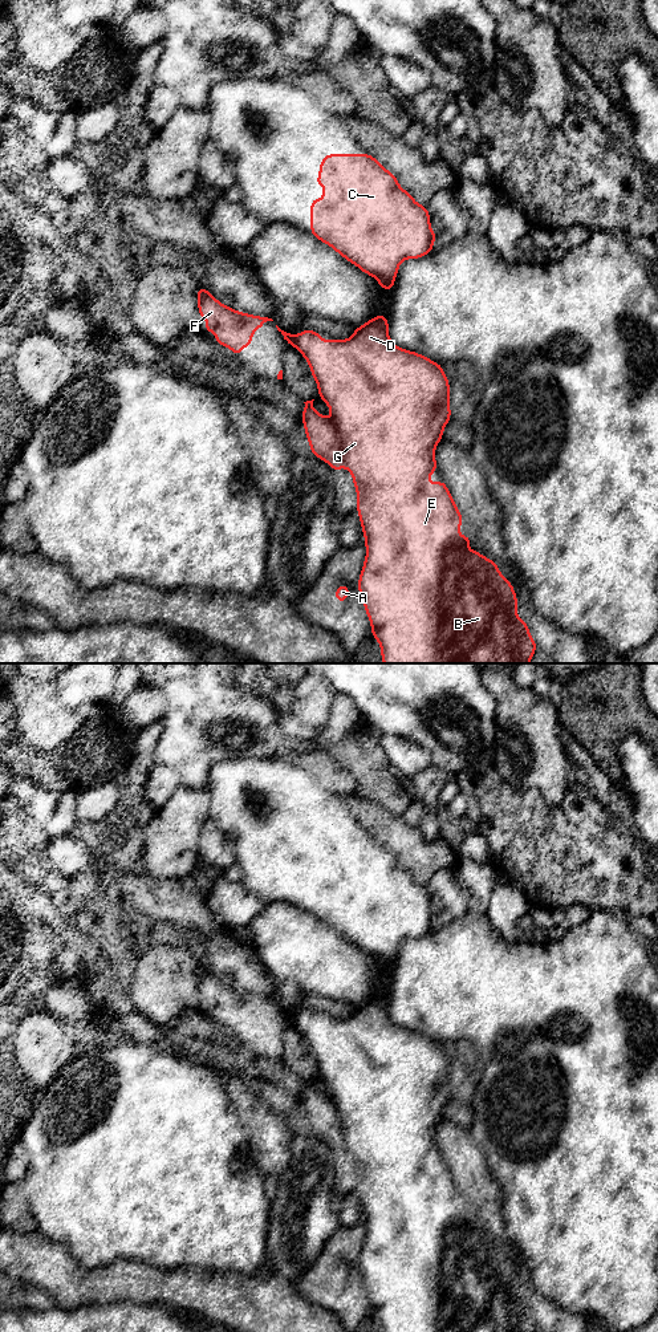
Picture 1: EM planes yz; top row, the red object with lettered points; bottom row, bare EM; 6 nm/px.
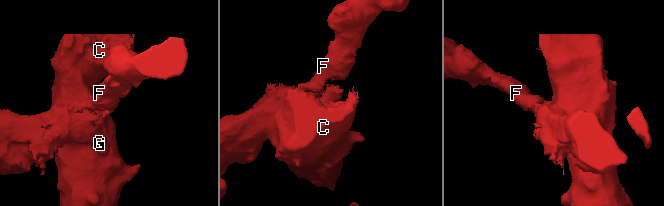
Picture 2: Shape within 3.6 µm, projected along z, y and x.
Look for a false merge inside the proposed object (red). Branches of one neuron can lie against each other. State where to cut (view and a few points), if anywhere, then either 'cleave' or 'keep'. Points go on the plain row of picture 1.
yz (332, 1100), (341, 1121), (344, 1144) | cleave

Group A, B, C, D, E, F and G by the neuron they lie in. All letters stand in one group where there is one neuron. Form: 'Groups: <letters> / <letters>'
Groups: A B C D E G / F

